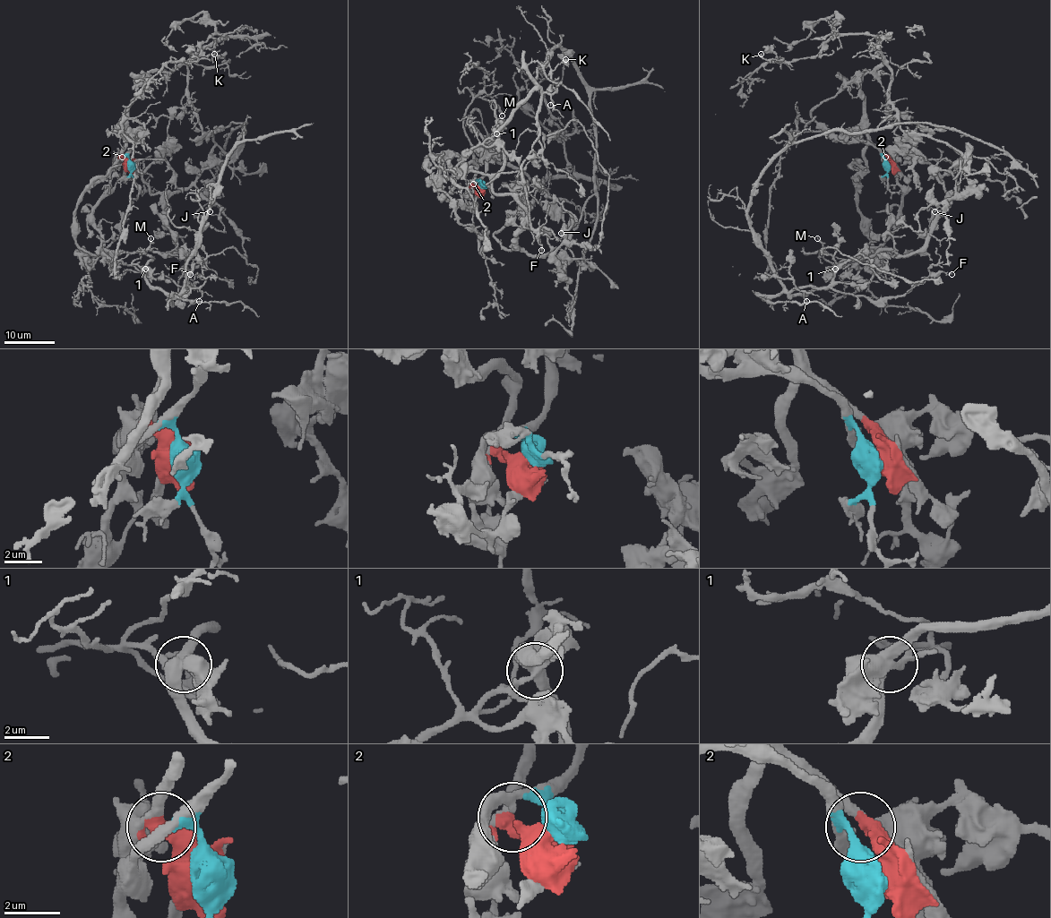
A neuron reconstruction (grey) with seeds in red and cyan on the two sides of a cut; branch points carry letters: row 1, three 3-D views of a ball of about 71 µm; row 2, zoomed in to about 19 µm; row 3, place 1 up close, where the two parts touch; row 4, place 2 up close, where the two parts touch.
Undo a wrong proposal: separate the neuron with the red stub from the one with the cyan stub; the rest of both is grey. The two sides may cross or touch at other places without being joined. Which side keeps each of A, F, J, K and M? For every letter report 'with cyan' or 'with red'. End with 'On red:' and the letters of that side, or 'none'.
A: with cyan
F: with cyan
J: with cyan
K: with red
M: with red
On red: K, M

